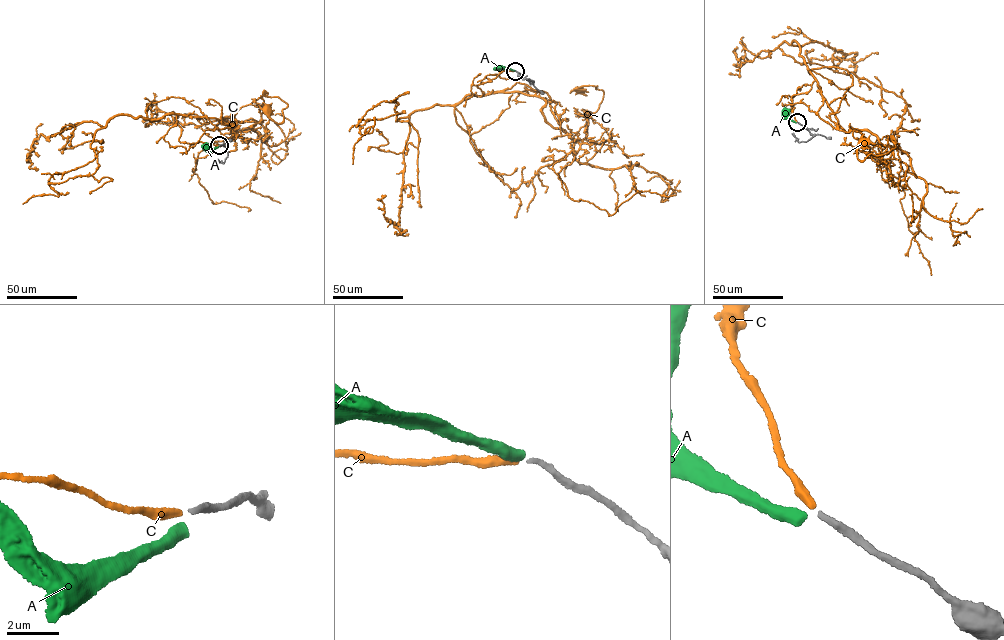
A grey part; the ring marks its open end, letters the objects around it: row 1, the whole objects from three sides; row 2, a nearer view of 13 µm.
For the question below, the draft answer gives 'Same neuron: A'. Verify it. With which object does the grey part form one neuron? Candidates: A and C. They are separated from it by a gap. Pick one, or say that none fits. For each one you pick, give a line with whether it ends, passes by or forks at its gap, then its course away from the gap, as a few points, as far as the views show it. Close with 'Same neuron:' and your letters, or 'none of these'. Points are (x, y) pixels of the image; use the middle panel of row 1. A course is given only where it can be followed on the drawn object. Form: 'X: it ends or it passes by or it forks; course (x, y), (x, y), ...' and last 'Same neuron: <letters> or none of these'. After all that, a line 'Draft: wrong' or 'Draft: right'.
C: it ends; course (515, 71), (479, 84), (477, 96), (539, 96), (544, 120), (573, 139), (602, 98), (597, 86), (579, 89)
Same neuron: C
Draft: wrong

